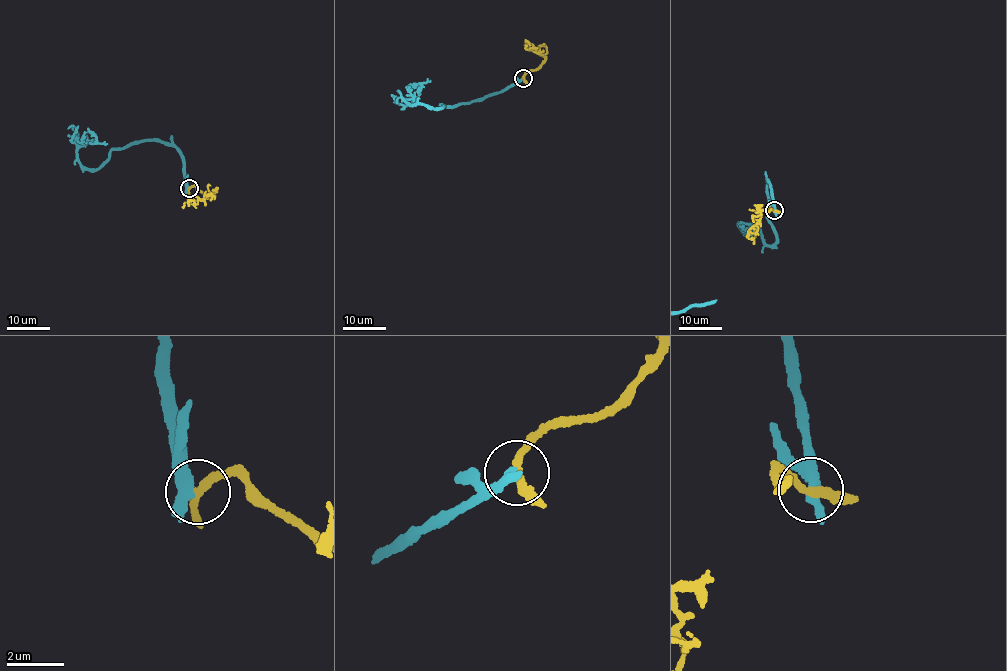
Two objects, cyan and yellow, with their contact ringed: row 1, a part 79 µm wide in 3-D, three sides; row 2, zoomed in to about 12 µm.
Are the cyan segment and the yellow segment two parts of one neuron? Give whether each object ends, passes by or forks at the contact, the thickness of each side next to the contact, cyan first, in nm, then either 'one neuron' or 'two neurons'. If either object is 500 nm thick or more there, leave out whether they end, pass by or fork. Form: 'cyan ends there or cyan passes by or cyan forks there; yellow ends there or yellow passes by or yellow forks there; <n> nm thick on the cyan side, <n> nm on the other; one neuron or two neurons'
cyan ends there; yellow passes by; 480 nm thick on the cyan side, 240 nm on the other; two neurons

